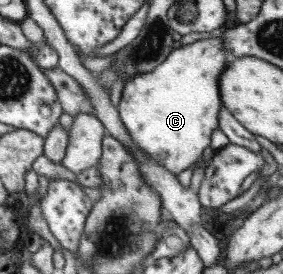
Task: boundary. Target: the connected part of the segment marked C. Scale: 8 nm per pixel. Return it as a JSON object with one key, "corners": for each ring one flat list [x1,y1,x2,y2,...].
{"corners":[[222,37,196,40,178,48,173,48,161,63,144,74,132,75,122,89,118,102,118,114,129,139,135,145,176,176,180,171,201,162,203,150,209,146,211,132,217,129,217,117,222,103,218,90,218,77,226,67,230,55,224,50]]}

